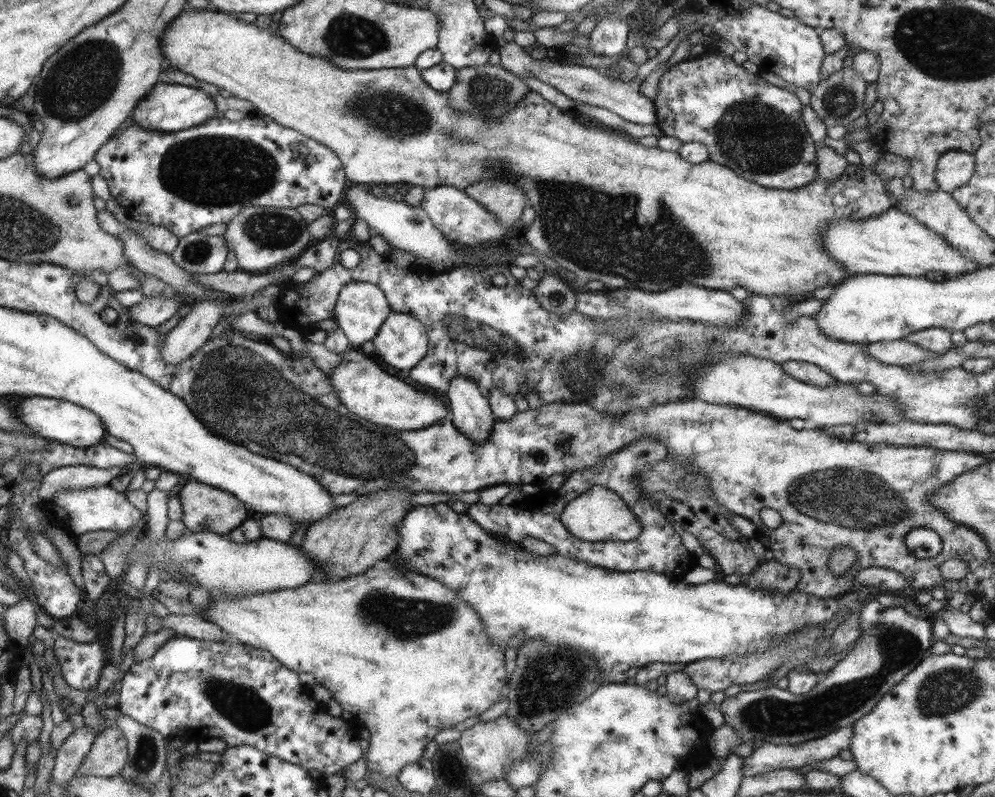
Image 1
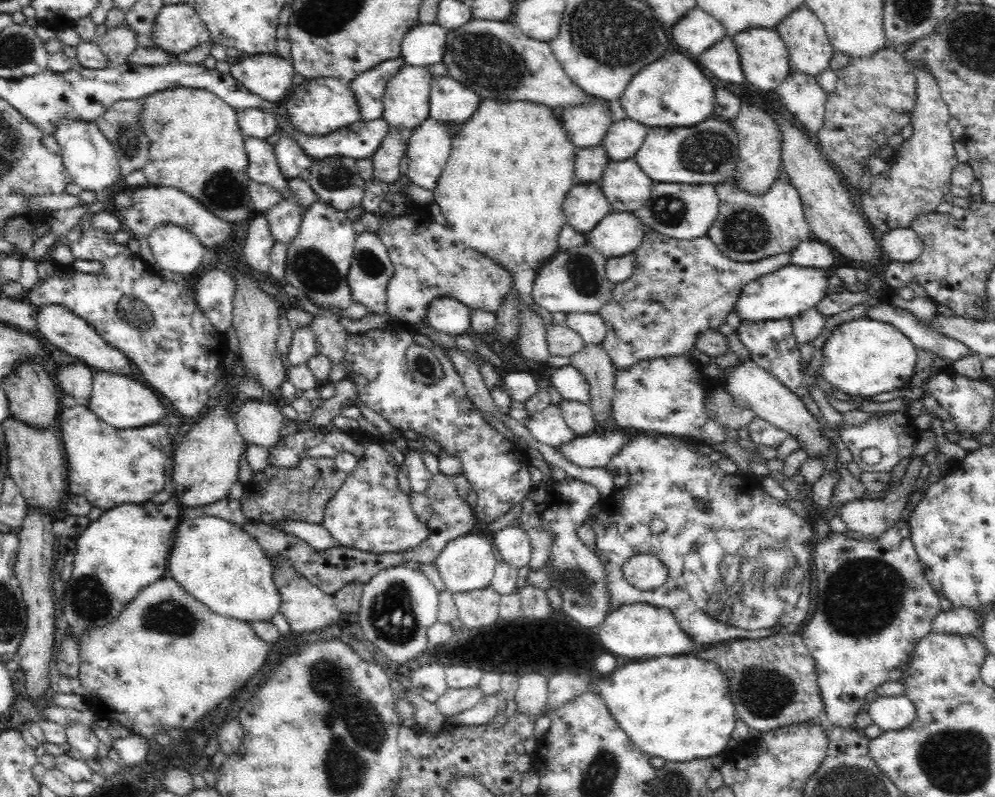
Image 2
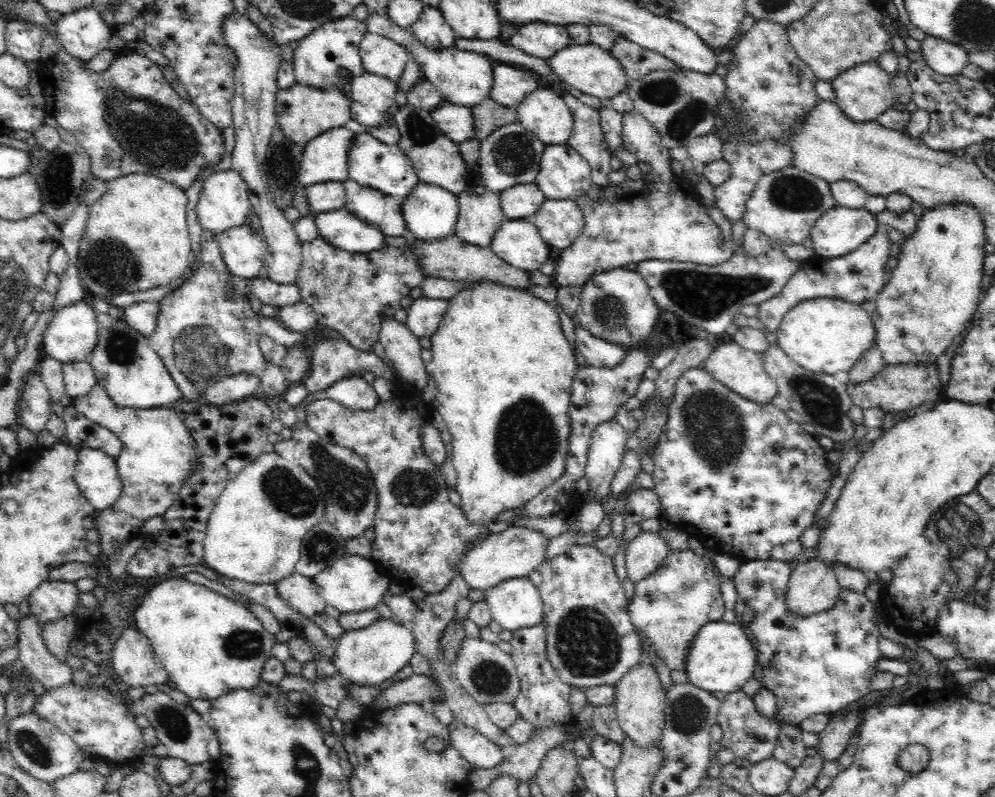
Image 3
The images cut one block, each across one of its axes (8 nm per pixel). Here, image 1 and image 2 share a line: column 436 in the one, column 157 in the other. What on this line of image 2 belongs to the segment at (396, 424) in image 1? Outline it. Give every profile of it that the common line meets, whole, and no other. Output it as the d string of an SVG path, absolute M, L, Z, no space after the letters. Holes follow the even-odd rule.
M96 372L92 376L92 394L88 400L88 410L94 412L98 420L106 422L106 426L112 426L116 430L134 430L142 426L156 426L172 412L172 408L168 404L162 404L158 398L160 396L156 396L154 390L144 382L130 380L128 376L120 374Z

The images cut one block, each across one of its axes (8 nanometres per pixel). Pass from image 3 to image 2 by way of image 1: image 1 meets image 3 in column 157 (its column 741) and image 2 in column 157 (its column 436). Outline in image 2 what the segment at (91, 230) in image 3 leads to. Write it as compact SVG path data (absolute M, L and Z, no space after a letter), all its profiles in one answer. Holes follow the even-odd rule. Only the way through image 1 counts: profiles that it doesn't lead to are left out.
M170 88L170 90L158 90L154 94L148 94L140 98L140 126L142 132L148 138L148 162L142 166L142 172L146 174L148 186L158 188L176 188L182 194L202 202L214 216L230 222L240 224L242 220L250 220L250 214L256 210L250 202L250 160L244 144L244 134L238 126L238 114L236 110L226 104L216 94L204 90L204 88Z

